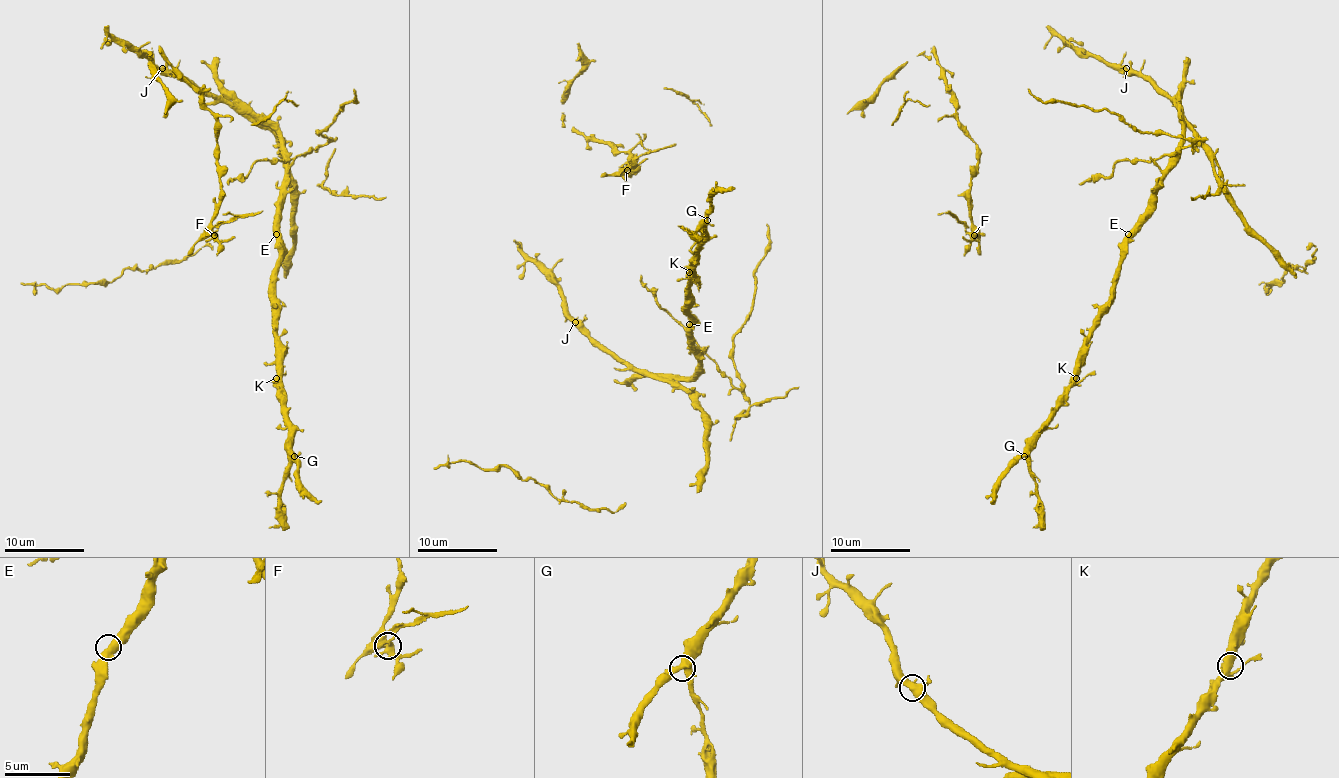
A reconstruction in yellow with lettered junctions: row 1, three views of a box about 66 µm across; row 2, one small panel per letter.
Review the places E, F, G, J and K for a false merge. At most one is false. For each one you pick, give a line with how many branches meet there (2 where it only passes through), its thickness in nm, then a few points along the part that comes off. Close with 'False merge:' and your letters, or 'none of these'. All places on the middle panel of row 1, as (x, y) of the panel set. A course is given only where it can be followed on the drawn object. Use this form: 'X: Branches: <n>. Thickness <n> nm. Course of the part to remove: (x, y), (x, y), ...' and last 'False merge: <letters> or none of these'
F: Branches: 5. Thickness 460 nm. Course of the part to remove: (627, 170), (635, 158), (675, 144)
False merge: F

